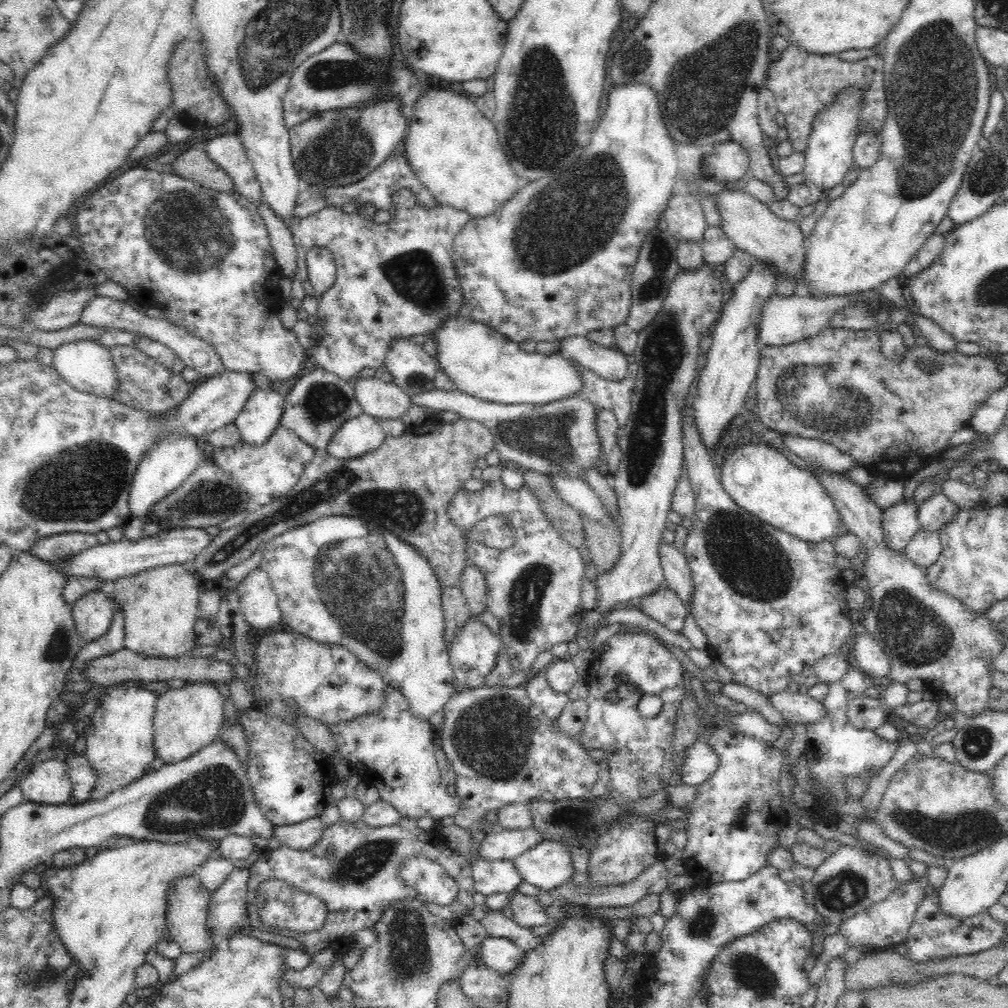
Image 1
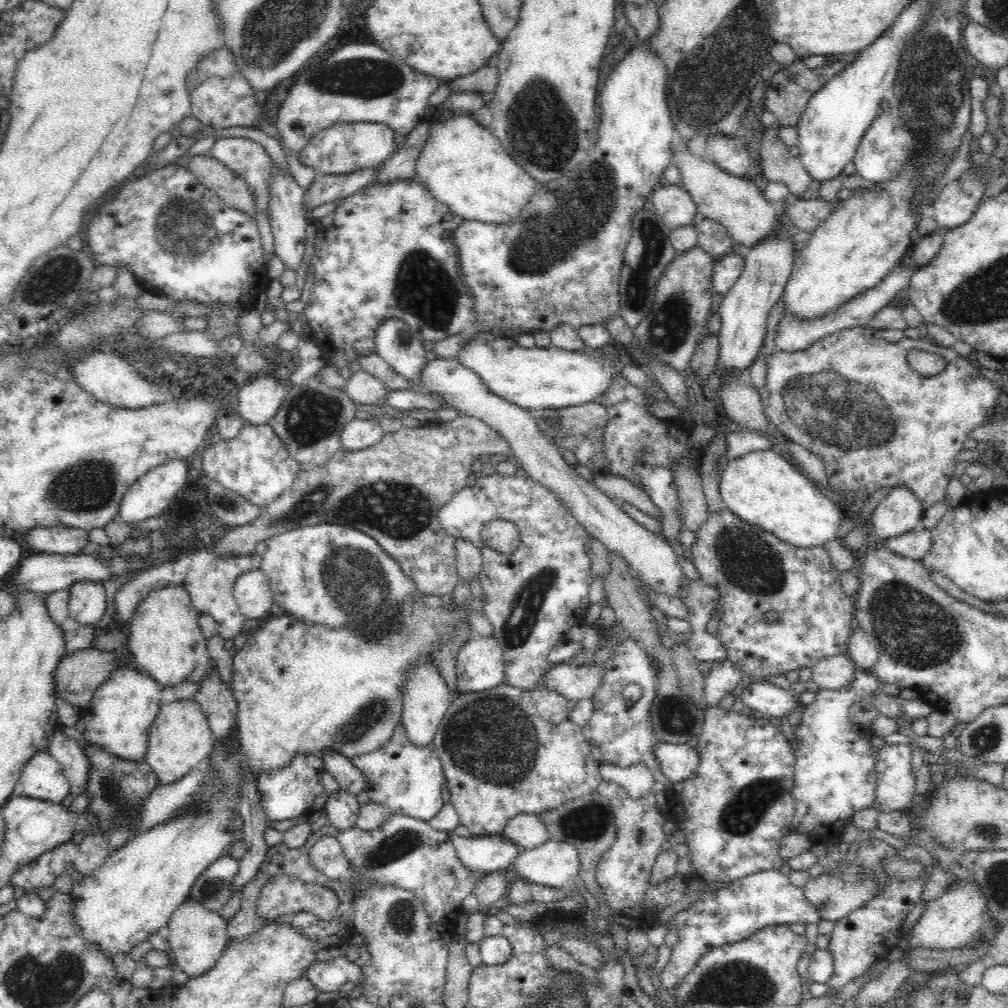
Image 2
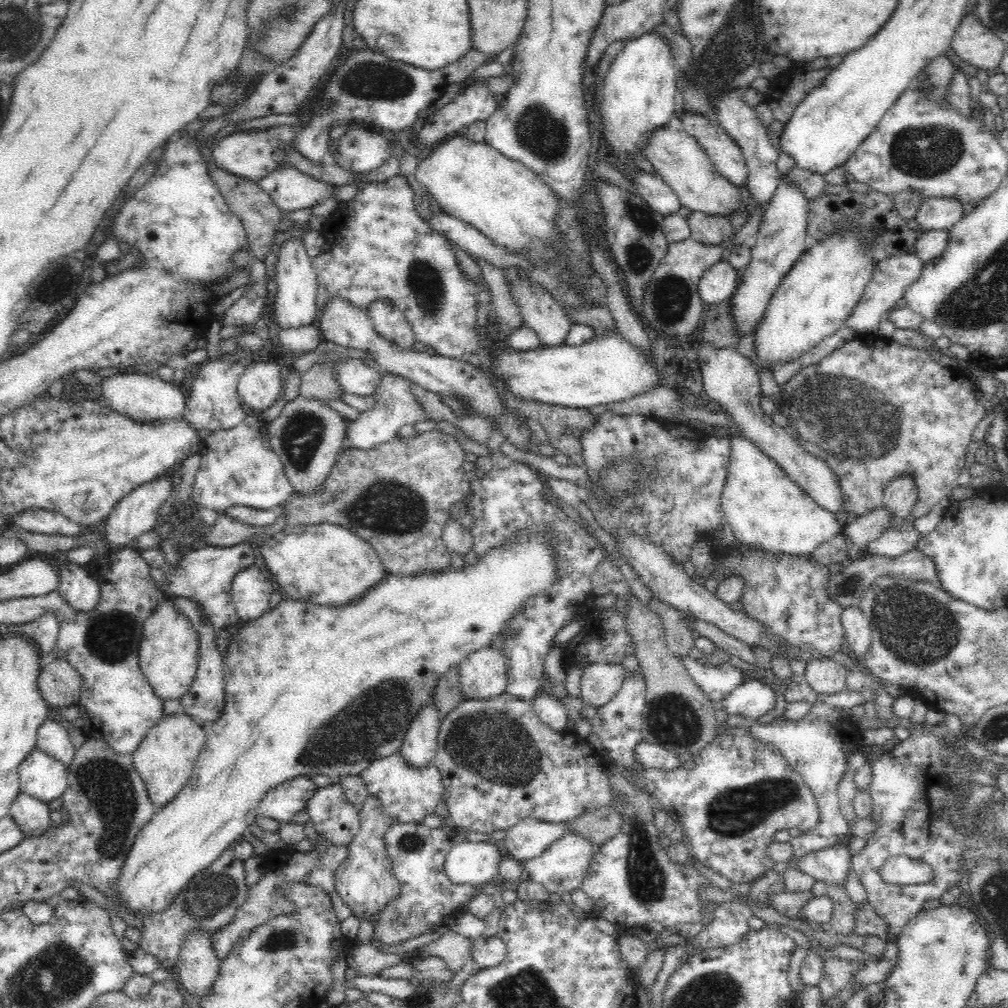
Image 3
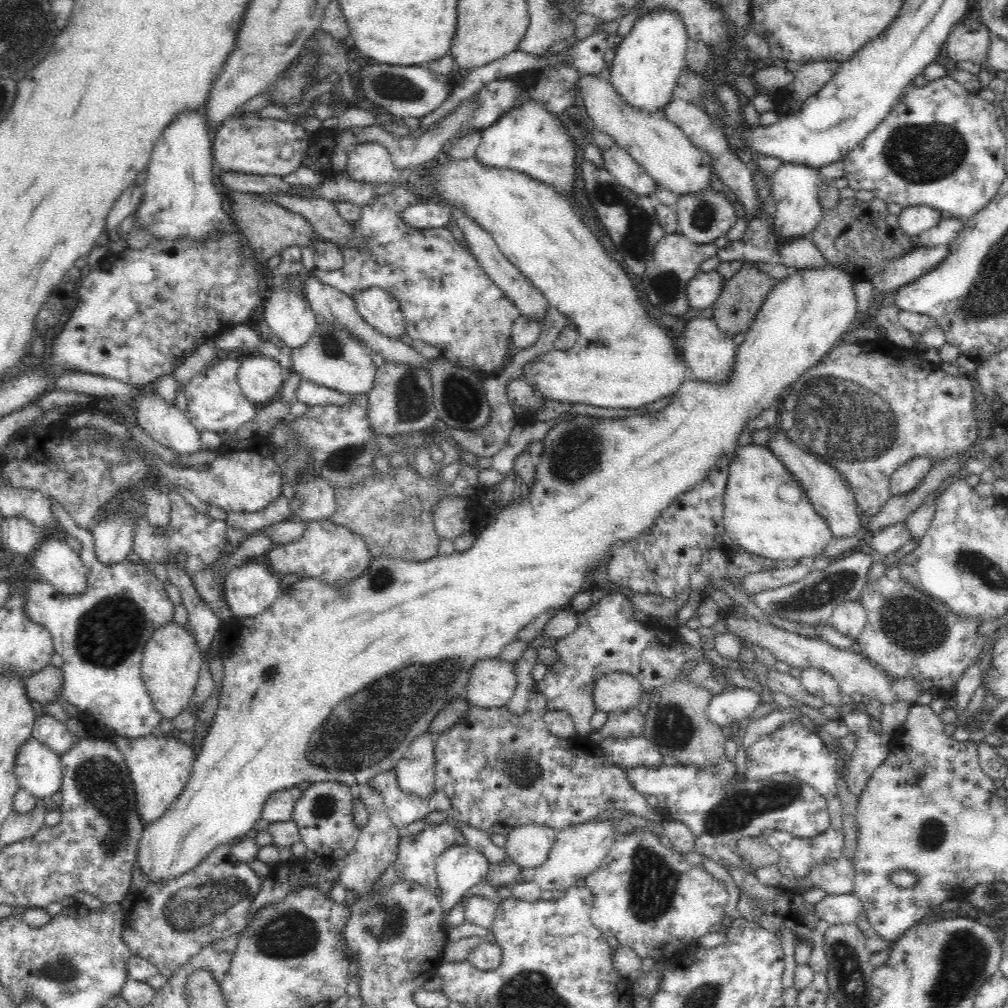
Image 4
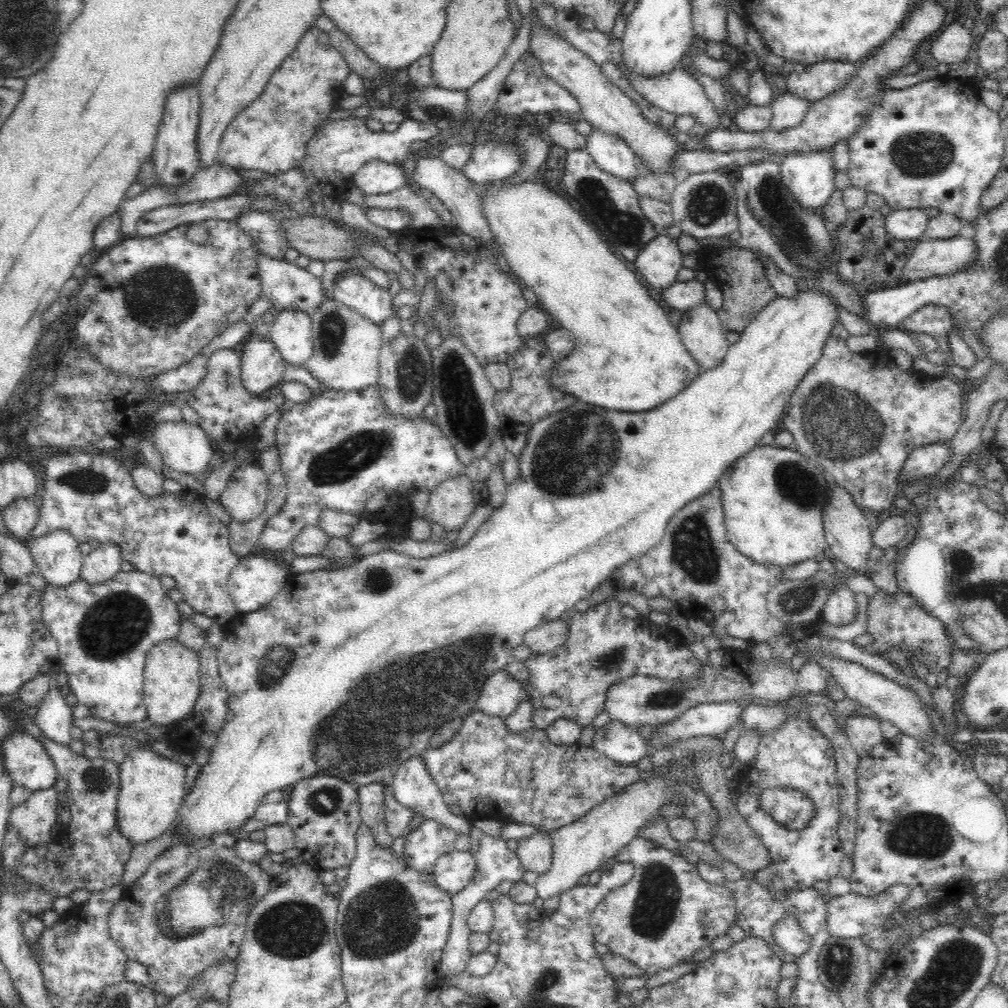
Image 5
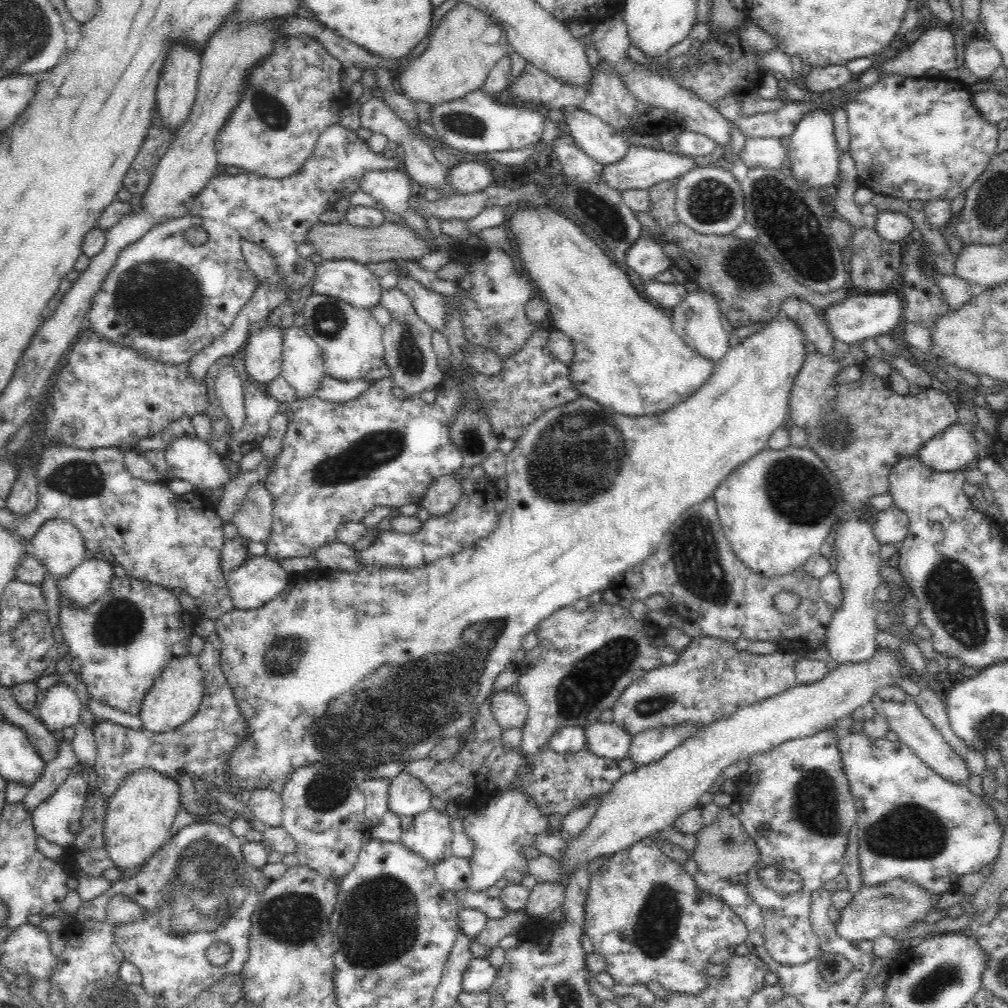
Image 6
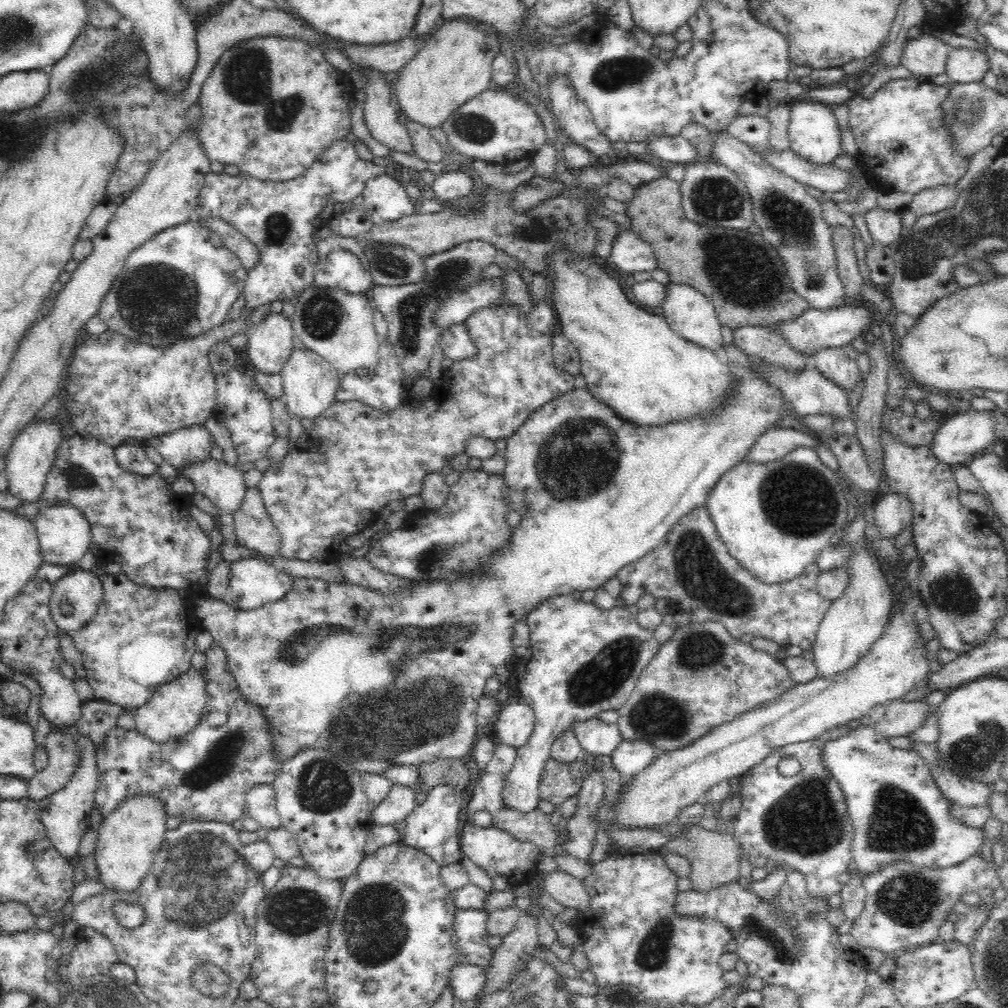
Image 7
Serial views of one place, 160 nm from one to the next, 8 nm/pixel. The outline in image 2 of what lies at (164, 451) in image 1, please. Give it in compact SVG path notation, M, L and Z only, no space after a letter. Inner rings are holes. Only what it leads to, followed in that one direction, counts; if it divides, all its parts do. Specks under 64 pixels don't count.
M184 459L172 460L162 466L158 466L158 468L154 468L154 470L150 470L141 479L136 480L136 483L124 493L117 514L131 528L137 527L143 521L161 515L174 499L177 492L183 490L188 484L190 480L188 473L189 466L187 466Z

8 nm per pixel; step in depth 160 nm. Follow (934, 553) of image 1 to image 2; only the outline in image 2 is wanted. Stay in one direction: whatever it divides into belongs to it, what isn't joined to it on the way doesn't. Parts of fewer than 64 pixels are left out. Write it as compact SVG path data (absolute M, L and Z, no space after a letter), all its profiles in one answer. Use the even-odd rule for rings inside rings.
M919 523L914 529L903 533L901 536L875 541L876 545L882 545L884 549L888 549L894 554L918 560L922 559L926 552L930 550L932 536L929 530L926 530Z

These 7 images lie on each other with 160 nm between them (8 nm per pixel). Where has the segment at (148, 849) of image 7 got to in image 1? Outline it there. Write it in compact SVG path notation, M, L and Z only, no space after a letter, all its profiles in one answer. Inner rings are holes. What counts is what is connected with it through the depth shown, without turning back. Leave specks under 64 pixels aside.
M190 682L184 688L170 688L158 695L153 720L155 756L164 764L172 764L189 759L205 746L214 743L221 732L224 703L221 687L211 682Z

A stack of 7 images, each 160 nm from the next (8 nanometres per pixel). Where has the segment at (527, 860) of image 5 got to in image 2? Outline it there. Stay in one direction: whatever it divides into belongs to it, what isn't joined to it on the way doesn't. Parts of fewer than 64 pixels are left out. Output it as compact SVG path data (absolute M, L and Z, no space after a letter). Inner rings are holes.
M530 813L513 816L504 827L502 836L516 844L519 852L536 848L550 839L546 825L539 815Z

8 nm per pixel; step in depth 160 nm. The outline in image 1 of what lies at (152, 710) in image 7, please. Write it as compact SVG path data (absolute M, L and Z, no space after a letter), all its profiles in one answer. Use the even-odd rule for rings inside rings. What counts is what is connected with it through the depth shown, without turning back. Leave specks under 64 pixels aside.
M169 564L142 571L128 578L114 582L111 600L119 604L125 616L124 644L128 650L152 658L177 659L183 656L196 656L199 652L195 624L198 620L199 589L194 577L184 564Z

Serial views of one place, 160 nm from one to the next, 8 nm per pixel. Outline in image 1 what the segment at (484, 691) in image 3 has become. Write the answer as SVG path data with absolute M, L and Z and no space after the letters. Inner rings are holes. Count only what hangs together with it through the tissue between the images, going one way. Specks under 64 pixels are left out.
M468 619L457 632L453 643L449 646L450 664L453 668L453 680L459 689L473 689L484 685L486 677L496 664L498 652L501 650L501 640L480 620Z

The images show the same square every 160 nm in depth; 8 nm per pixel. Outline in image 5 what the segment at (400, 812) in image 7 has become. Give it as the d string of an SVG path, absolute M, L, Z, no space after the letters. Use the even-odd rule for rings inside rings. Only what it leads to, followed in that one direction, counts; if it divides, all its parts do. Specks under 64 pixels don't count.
M415 756L409 758L394 771L391 790L396 801L403 807L418 812L418 814L426 819L437 820L440 824L446 825L450 830L456 831L457 834L468 835L470 828L473 826L472 819L462 817L462 815L456 816L451 813L449 806L442 799L442 793L438 790L438 785L430 777L430 773L428 773L422 757Z

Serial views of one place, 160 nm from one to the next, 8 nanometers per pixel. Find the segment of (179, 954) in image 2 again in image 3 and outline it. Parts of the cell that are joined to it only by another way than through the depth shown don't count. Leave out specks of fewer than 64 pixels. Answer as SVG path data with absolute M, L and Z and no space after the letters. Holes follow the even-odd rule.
M190 932L176 964L180 984L200 1004L206 996L210 996L221 964L213 950L211 936L210 933Z

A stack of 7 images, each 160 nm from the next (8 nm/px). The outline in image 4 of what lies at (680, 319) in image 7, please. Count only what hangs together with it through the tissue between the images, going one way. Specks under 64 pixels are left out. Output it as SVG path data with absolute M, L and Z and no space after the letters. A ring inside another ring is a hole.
M698 315L691 318L684 328L684 344L682 344L682 357L695 374L695 378L711 384L722 384L728 380L730 370L734 368L736 348L732 337L728 337L718 328L713 317Z

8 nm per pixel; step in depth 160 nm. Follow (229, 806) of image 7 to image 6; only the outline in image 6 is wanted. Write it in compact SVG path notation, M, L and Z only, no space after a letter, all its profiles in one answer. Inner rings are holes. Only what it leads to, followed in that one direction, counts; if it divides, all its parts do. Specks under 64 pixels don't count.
M214 632L204 640L204 649L197 658L203 672L205 695L198 712L187 722L174 730L162 734L154 734L146 730L124 728L114 722L99 720L93 731L98 747L95 762L97 789L102 797L109 798L118 790L122 781L140 769L152 769L166 777L179 779L179 772L186 772L194 780L199 790L199 798L203 802L214 802L210 798L208 786L213 785L223 793L234 795L235 784L229 780L227 764L231 752L244 740L250 738L250 729L242 716L241 709L230 686L225 672L221 669L222 643L218 633Z

